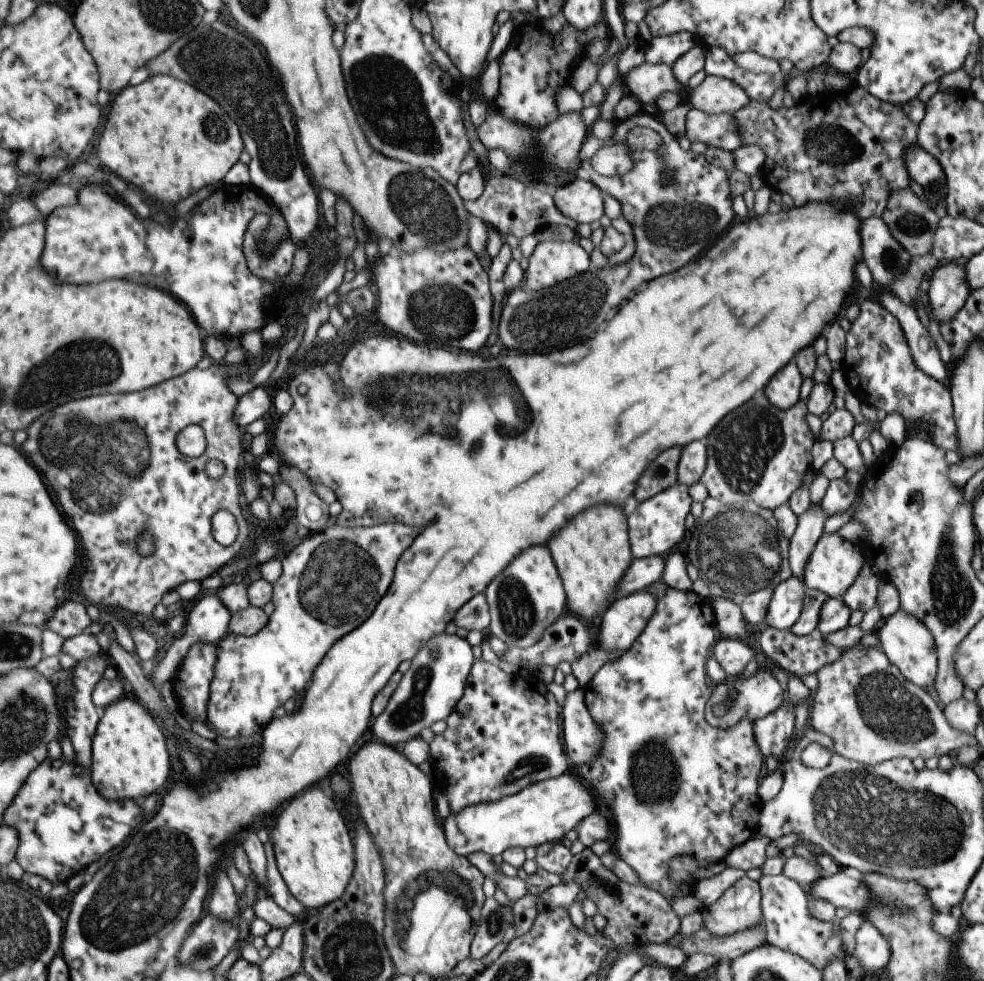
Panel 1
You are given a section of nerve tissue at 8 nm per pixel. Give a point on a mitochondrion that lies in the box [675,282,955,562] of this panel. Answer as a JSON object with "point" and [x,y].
{"point":[742,449]}

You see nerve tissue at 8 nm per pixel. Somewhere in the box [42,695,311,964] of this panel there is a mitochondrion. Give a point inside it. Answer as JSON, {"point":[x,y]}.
{"point":[124,921]}

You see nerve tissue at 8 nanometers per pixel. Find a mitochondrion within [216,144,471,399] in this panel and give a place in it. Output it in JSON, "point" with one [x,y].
{"point":[421,204]}

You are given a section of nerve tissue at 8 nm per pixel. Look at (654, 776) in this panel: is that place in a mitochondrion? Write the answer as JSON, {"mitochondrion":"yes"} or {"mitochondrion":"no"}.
{"mitochondrion":"yes"}

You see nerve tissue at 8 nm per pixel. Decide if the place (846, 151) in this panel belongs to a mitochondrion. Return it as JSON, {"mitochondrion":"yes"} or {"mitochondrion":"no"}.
{"mitochondrion":"yes"}

